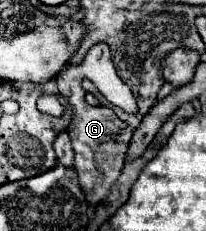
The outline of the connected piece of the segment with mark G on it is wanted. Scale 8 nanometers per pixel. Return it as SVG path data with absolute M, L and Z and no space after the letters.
M66 65L60 75L56 77L58 93L64 95L72 107L72 121L68 127L72 147L76 153L74 167L78 171L82 189L86 193L86 199L90 203L100 203L106 199L112 183L120 177L122 165L124 165L128 143L132 139L132 127L126 125L122 119L116 117L116 113L110 107L92 107L84 101L84 89L80 85L82 75L78 73L76 65Z

